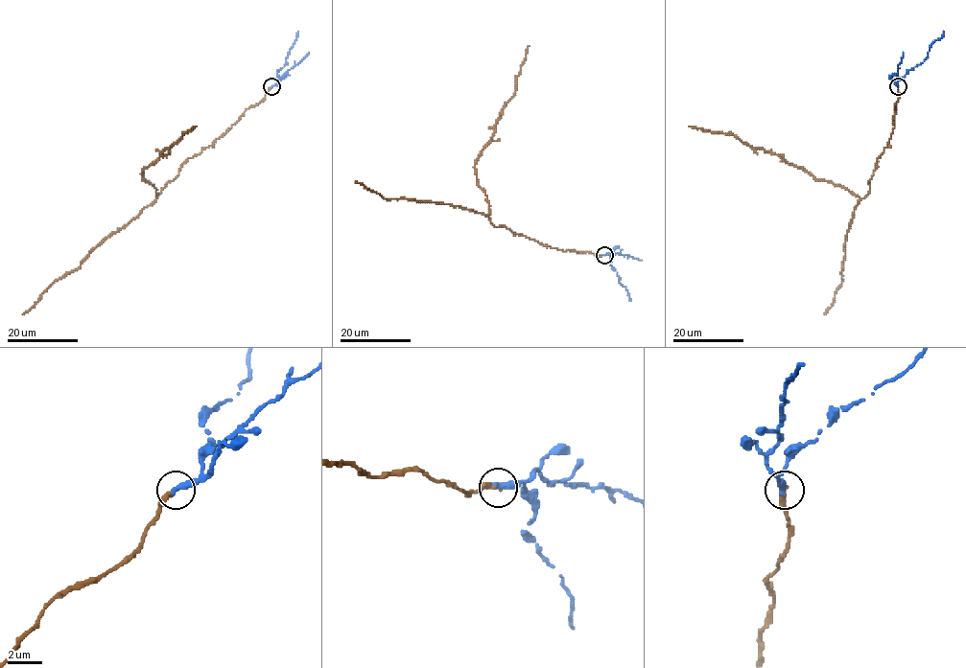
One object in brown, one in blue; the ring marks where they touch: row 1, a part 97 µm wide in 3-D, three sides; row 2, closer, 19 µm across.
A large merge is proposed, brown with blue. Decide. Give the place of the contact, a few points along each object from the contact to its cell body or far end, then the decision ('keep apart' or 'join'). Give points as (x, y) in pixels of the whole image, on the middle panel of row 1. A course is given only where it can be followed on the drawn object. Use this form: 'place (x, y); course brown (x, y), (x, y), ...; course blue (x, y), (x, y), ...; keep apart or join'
place (604, 255); course brown (605, 255), (544, 245), (491, 222), (475, 159), (513, 95), (529, 45); course blue (604, 255), (609, 254), (610, 264), (630, 300); join

